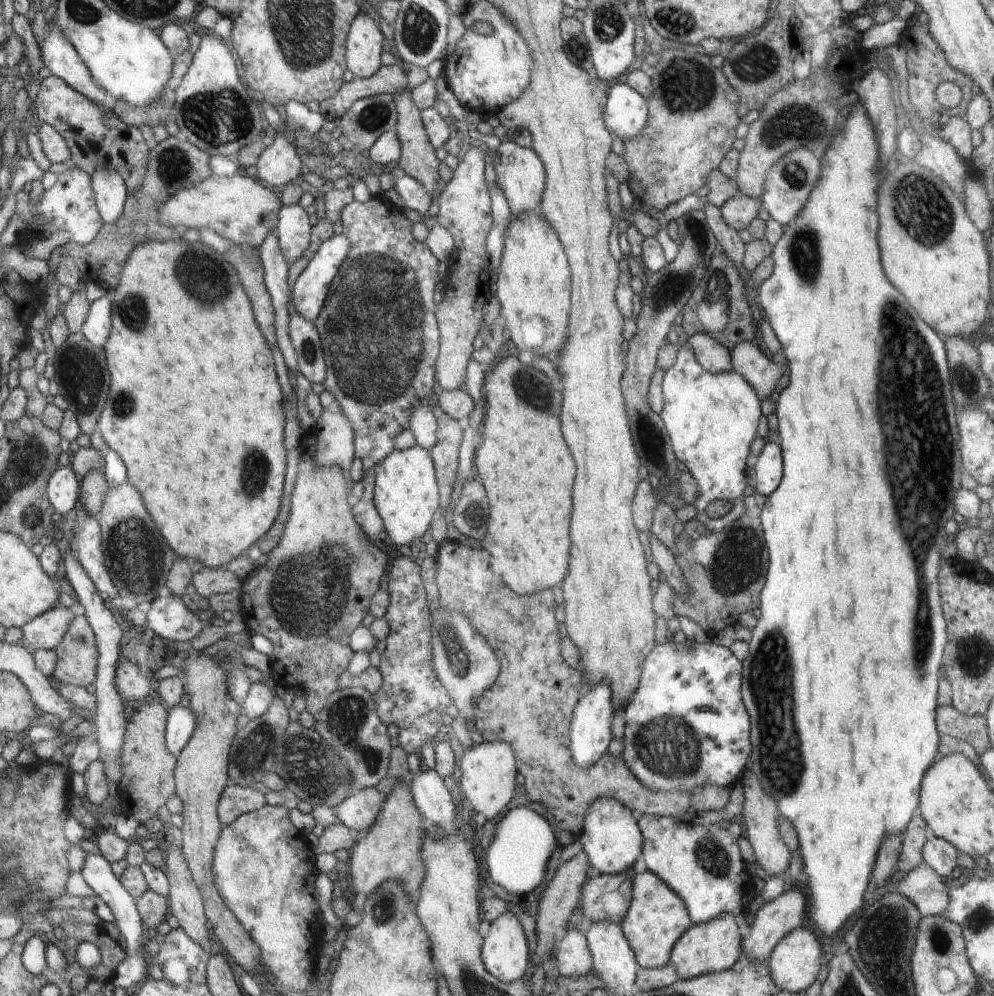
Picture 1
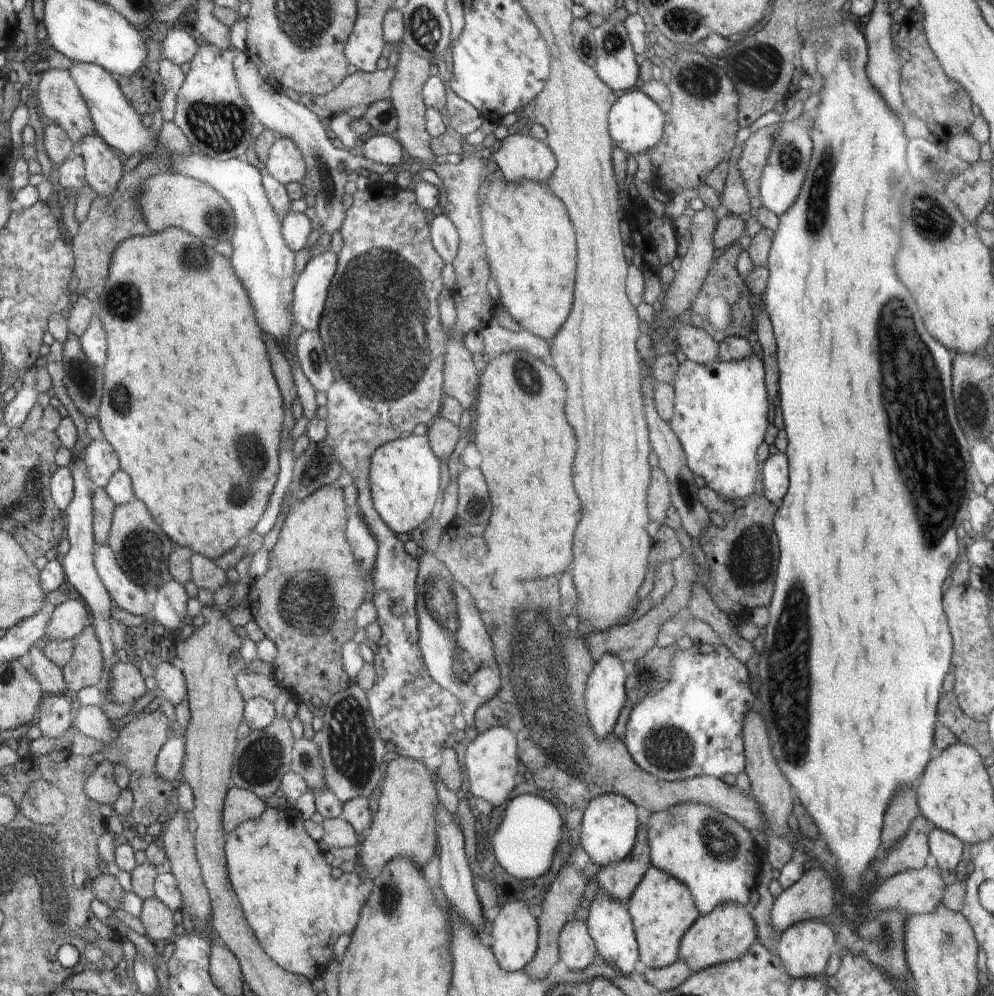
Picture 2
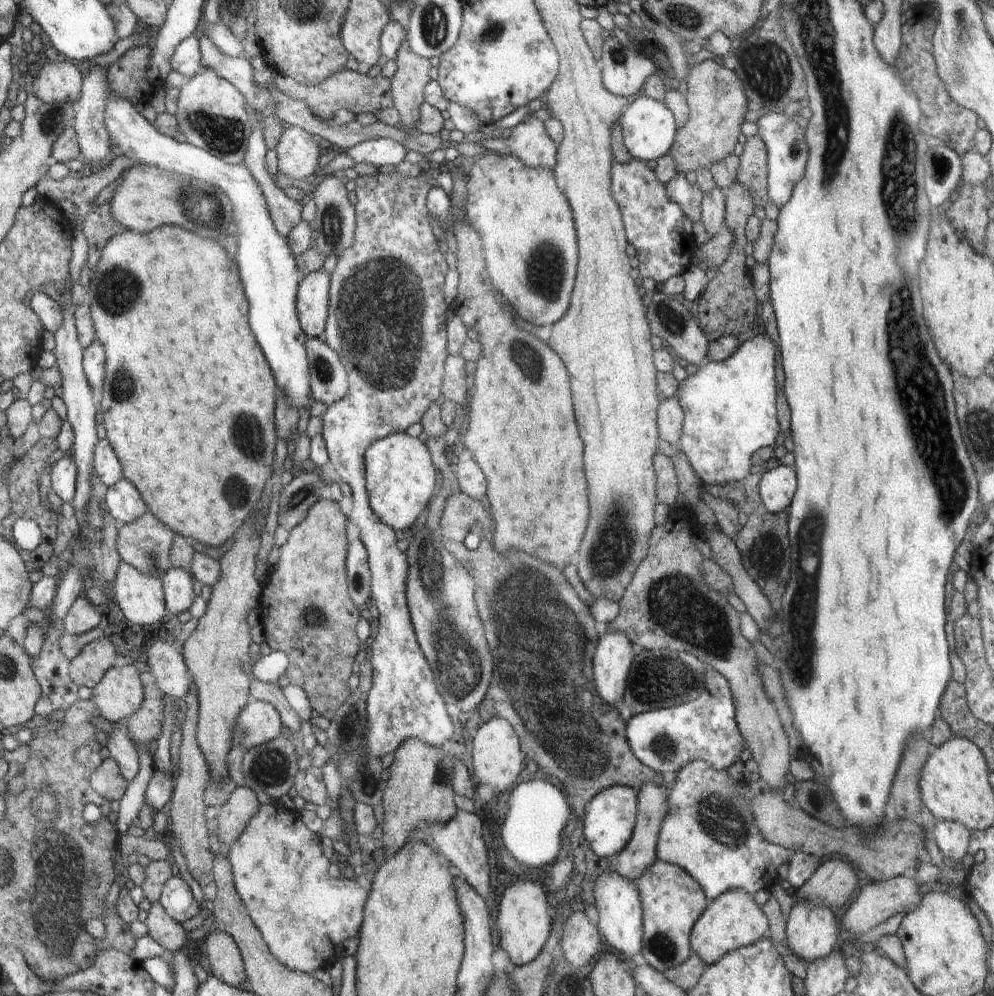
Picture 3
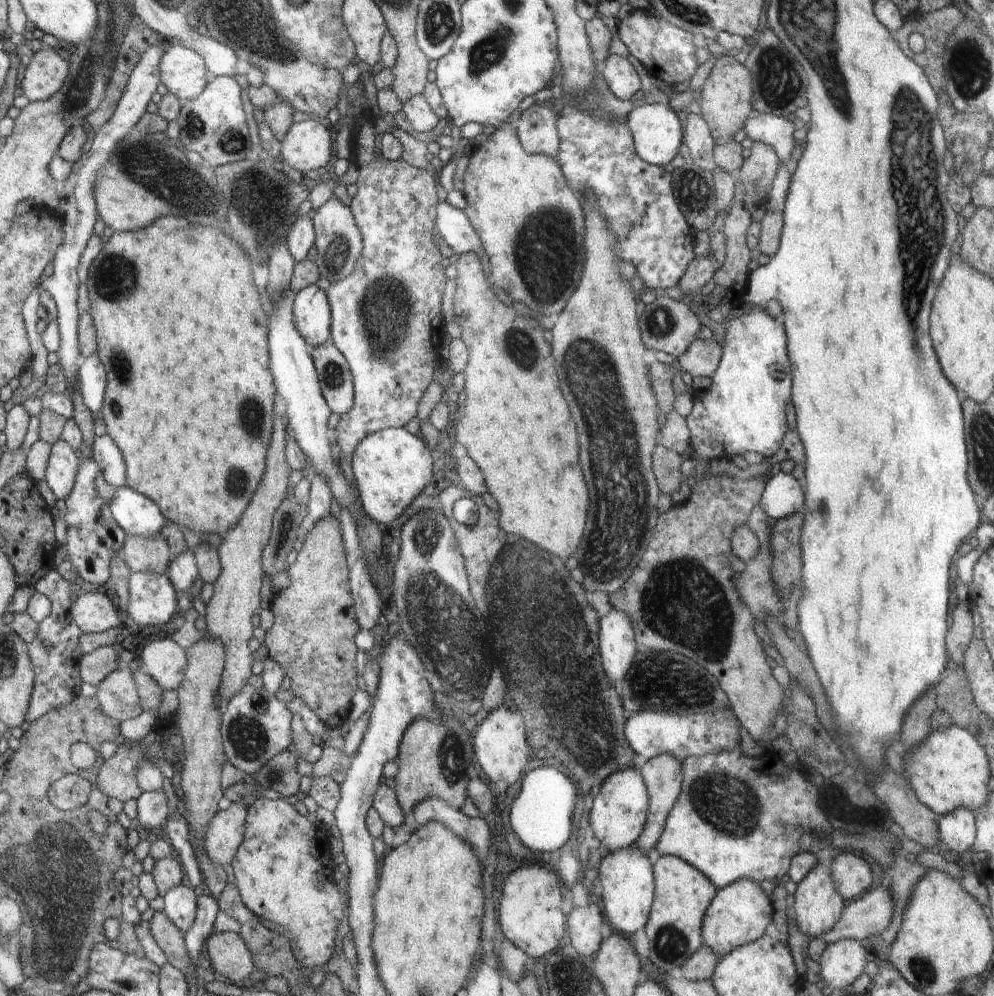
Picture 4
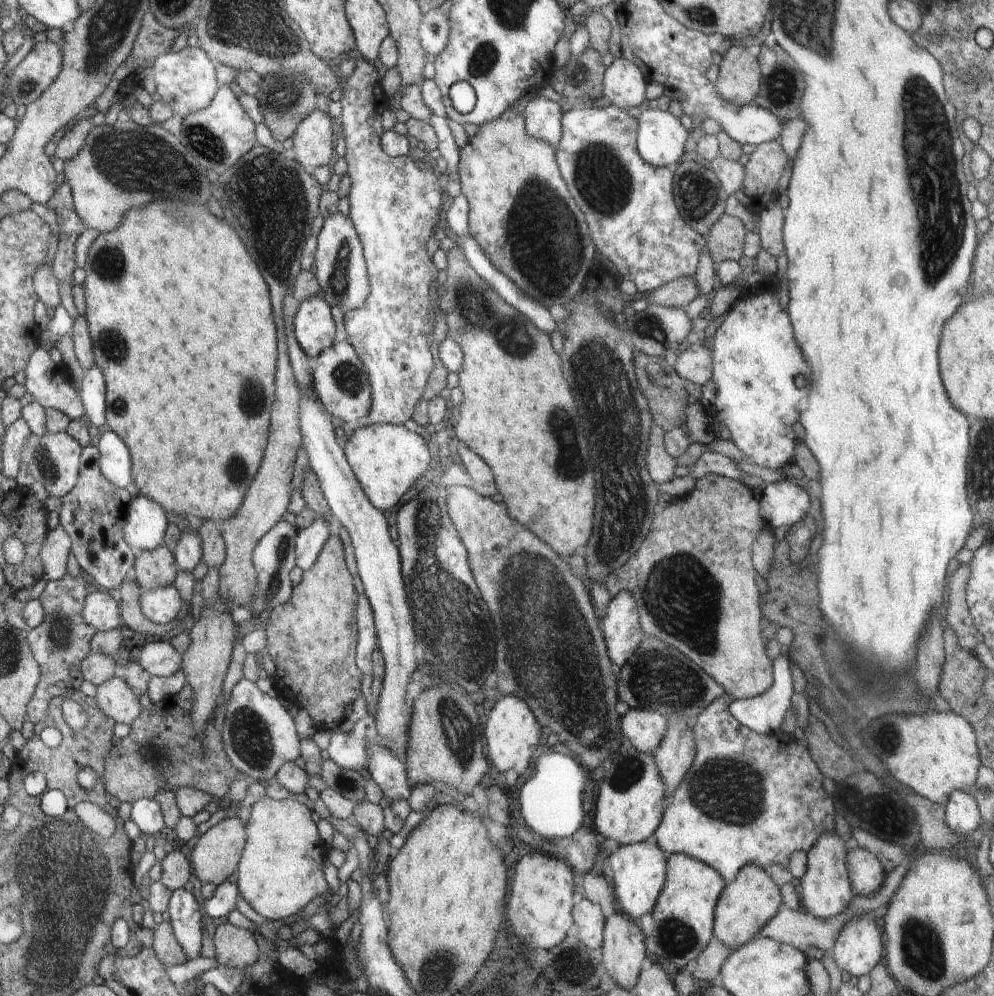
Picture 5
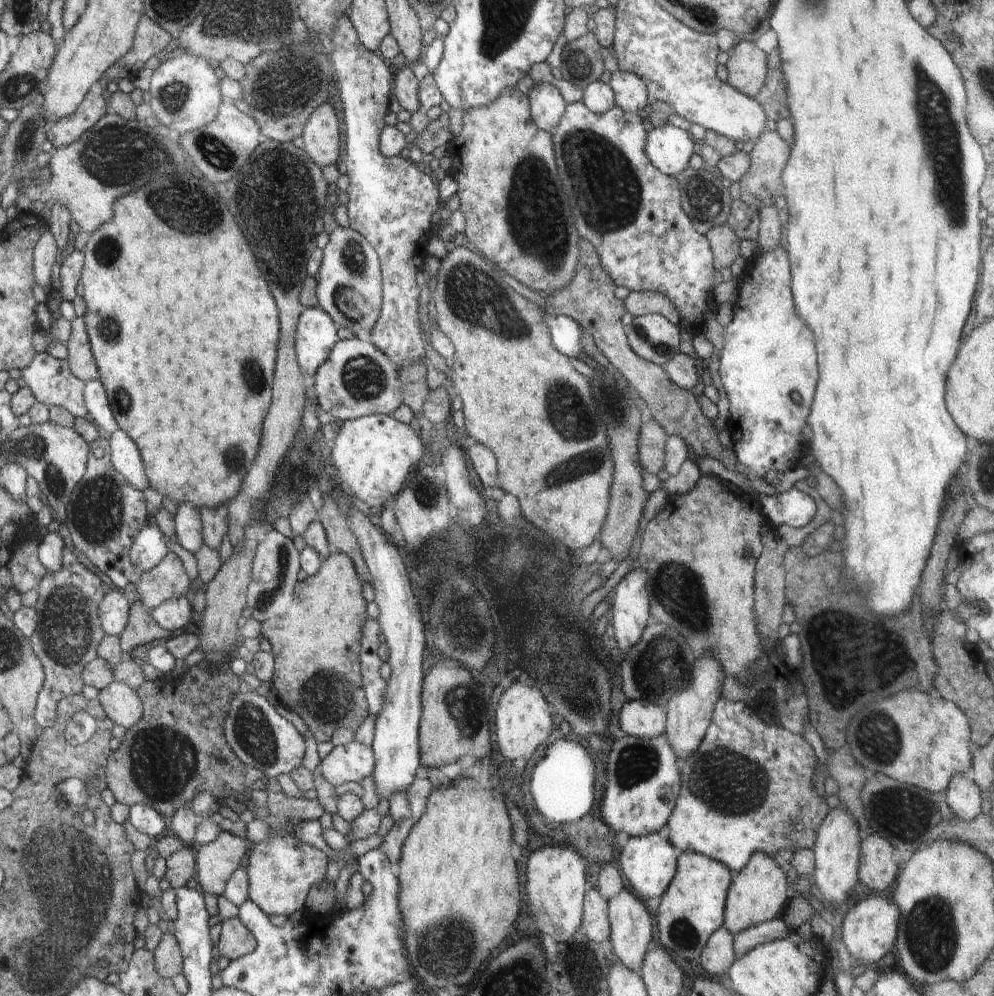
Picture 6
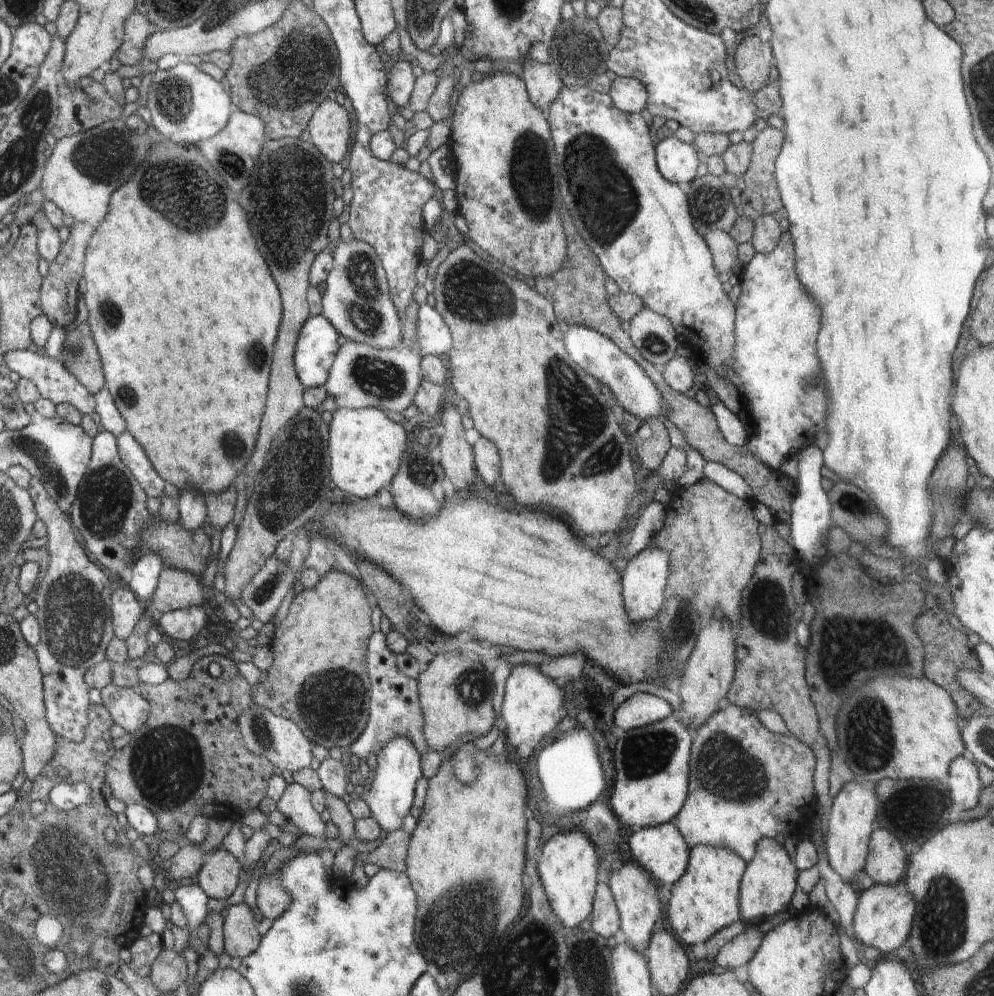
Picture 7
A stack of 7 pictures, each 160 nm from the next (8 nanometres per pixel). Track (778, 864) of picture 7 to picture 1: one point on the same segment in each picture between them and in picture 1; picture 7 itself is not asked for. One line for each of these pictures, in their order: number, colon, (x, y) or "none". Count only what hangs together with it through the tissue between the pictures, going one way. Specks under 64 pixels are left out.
1: (714, 946)
2: (726, 933)
3: (732, 920)
4: (739, 913)
5: (745, 905)
6: (760, 892)

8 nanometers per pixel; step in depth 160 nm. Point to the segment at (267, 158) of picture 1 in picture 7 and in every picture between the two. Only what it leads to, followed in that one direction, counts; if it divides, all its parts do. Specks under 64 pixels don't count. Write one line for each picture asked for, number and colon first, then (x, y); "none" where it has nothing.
2: (285, 163)
3: (298, 151)
4: (307, 146)
5: (312, 147)
6: (321, 140)
7: (330, 129)

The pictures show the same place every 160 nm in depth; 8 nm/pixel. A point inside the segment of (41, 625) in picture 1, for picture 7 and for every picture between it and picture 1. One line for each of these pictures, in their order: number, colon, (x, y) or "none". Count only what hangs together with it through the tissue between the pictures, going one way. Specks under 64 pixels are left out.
2: (68, 619)
3: (82, 616)
4: (94, 612)
5: (100, 609)
6: (114, 611)
7: (126, 610)

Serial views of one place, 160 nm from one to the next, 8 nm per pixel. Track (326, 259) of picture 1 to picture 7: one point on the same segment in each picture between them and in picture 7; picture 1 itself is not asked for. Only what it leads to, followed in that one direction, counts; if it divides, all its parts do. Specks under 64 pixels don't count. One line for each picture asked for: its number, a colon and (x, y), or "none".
2: (311, 288)
3: (313, 290)
4: (311, 311)
5: (314, 327)
6: (317, 337)
7: (317, 348)

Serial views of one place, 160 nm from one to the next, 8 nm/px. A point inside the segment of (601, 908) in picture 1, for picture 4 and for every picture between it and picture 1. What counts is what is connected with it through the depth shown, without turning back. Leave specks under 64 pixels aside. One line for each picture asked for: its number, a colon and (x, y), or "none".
2: (618, 880)
3: (641, 851)
4: (663, 774)

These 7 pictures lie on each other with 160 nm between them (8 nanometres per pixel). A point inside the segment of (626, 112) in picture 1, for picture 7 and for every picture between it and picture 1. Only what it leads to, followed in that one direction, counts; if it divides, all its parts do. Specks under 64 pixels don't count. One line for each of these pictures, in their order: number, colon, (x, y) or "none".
2: (636, 124)
3: (648, 126)
4: (657, 130)
5: (660, 136)
6: (670, 149)
7: (677, 161)

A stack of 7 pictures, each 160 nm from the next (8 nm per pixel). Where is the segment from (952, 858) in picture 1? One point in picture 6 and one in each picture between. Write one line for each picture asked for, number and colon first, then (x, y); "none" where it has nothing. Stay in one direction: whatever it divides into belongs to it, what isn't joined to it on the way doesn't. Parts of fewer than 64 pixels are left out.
2: (946, 848)
3: (952, 838)
4: (957, 830)
5: (962, 815)
6: (964, 798)

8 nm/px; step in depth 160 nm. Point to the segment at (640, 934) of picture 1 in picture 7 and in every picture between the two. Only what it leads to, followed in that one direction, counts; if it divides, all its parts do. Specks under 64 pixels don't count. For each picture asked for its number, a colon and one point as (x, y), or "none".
2: (662, 908)
3: (672, 901)
4: (682, 894)
5: (684, 912)
6: (692, 908)
7: (704, 900)

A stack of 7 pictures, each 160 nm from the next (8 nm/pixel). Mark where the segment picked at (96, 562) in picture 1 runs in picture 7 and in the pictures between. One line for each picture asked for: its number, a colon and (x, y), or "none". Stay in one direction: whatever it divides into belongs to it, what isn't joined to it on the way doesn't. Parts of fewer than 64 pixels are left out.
2: (126, 594)
3: (138, 597)
4: (152, 600)
5: (161, 605)
6: (174, 615)
7: (182, 625)

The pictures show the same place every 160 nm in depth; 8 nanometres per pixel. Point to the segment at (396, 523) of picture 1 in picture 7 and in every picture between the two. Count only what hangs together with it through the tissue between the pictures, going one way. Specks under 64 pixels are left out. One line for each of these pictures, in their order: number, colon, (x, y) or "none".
2: (405, 479)
3: (400, 475)
4: (391, 466)
5: (387, 459)
6: (373, 454)
7: (366, 448)

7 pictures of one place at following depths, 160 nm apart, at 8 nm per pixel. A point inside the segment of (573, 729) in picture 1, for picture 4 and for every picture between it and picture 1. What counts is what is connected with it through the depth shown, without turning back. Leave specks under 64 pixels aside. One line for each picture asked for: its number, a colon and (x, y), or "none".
2: (605, 694)
3: (614, 653)
4: (617, 643)

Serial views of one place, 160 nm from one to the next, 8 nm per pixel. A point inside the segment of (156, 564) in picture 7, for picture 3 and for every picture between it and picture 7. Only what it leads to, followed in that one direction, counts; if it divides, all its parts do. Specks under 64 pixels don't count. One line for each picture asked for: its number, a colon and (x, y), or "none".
3: (123, 501)
4: (135, 513)
5: (144, 530)
6: (148, 548)

